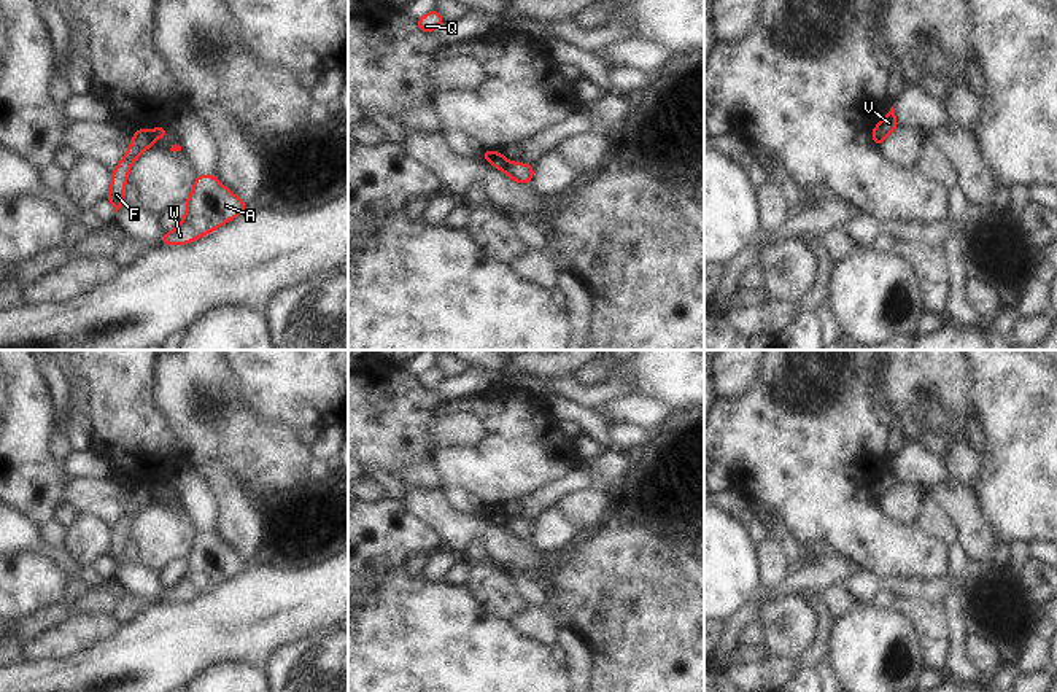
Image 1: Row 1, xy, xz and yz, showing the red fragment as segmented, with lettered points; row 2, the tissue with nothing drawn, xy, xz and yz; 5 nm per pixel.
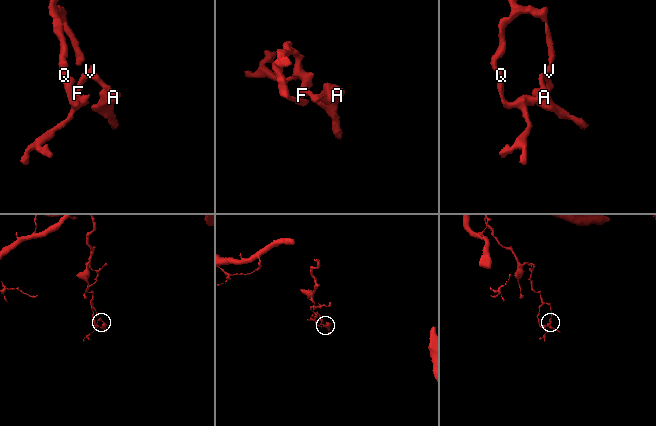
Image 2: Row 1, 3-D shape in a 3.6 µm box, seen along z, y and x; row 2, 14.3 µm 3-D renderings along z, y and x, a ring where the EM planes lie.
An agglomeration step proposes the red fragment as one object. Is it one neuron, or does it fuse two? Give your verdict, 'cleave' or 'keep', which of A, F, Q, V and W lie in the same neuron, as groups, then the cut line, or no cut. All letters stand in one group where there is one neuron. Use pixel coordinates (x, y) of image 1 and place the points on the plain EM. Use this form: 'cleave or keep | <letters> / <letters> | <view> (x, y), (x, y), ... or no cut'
cleave | A V W / F Q | xy (147, 487), (153, 497)

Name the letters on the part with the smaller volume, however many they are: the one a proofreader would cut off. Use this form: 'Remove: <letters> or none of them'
Remove: A, V, W

